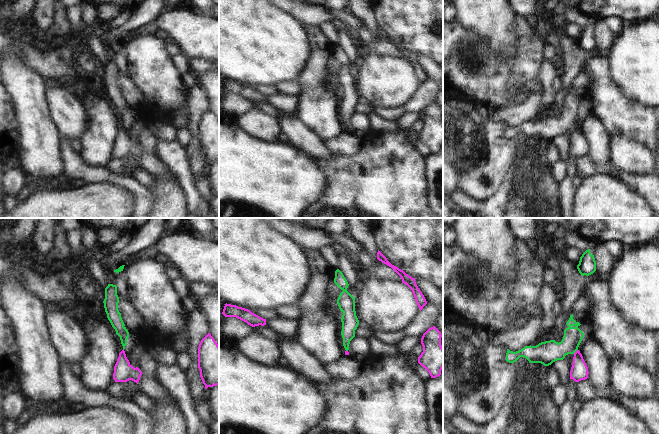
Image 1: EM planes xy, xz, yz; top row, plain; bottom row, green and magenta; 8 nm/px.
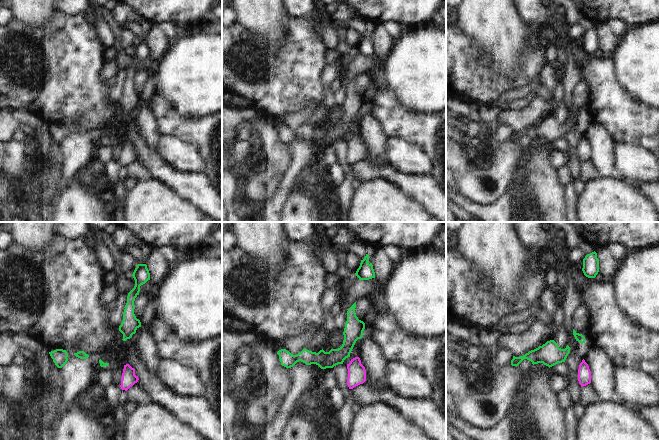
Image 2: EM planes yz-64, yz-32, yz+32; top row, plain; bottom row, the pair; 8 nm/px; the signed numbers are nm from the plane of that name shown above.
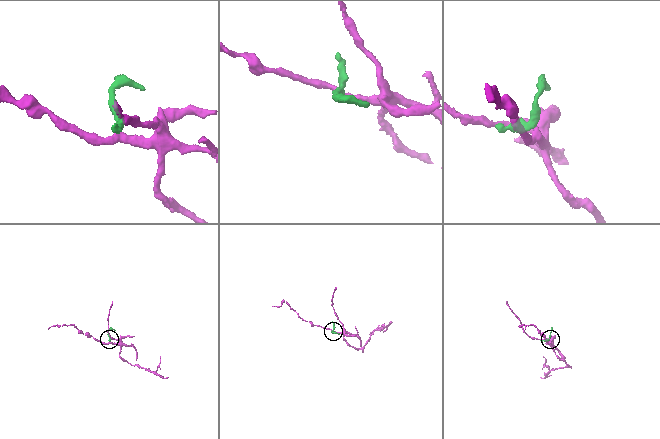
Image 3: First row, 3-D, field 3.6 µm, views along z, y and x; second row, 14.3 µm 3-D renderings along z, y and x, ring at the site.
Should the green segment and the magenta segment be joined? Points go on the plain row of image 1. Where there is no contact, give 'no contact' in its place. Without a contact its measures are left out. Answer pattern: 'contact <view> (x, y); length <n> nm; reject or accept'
contact yz (575, 127); length 50 nm; reject

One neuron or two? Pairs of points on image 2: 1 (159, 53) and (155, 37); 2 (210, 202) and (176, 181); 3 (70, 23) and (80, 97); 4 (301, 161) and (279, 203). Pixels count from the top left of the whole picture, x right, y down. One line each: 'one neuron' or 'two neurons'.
1: one neuron
2: one neuron
3: one neuron
4: one neuron

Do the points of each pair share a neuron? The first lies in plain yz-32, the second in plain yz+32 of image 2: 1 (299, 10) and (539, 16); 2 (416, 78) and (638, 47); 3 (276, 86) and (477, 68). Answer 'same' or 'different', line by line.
1: same
2: same
3: same

